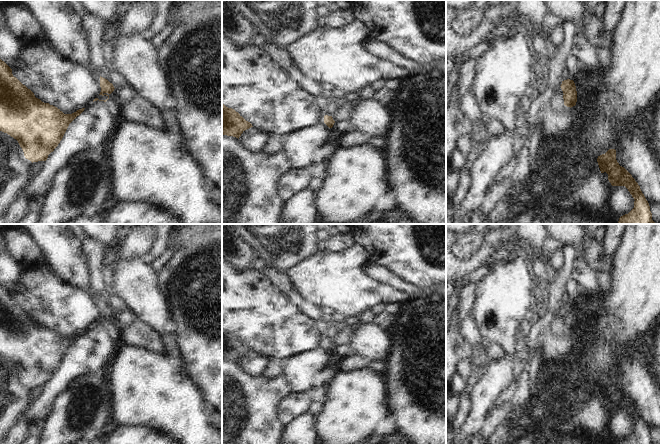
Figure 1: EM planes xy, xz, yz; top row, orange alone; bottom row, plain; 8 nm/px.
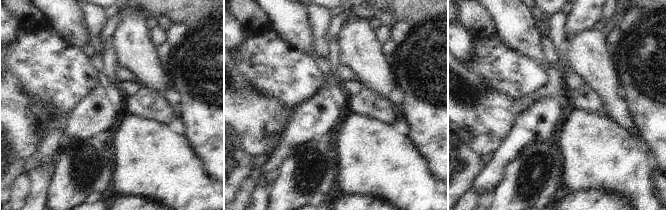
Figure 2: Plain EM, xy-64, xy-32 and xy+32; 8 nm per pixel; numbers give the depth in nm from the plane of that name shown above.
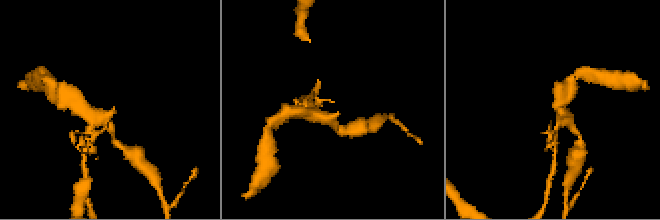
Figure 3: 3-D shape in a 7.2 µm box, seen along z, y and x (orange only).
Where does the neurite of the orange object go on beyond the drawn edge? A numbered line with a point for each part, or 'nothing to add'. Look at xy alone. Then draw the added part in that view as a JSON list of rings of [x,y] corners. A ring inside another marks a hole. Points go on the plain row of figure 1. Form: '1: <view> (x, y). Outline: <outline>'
nothing to add.

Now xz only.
nothing to add.

